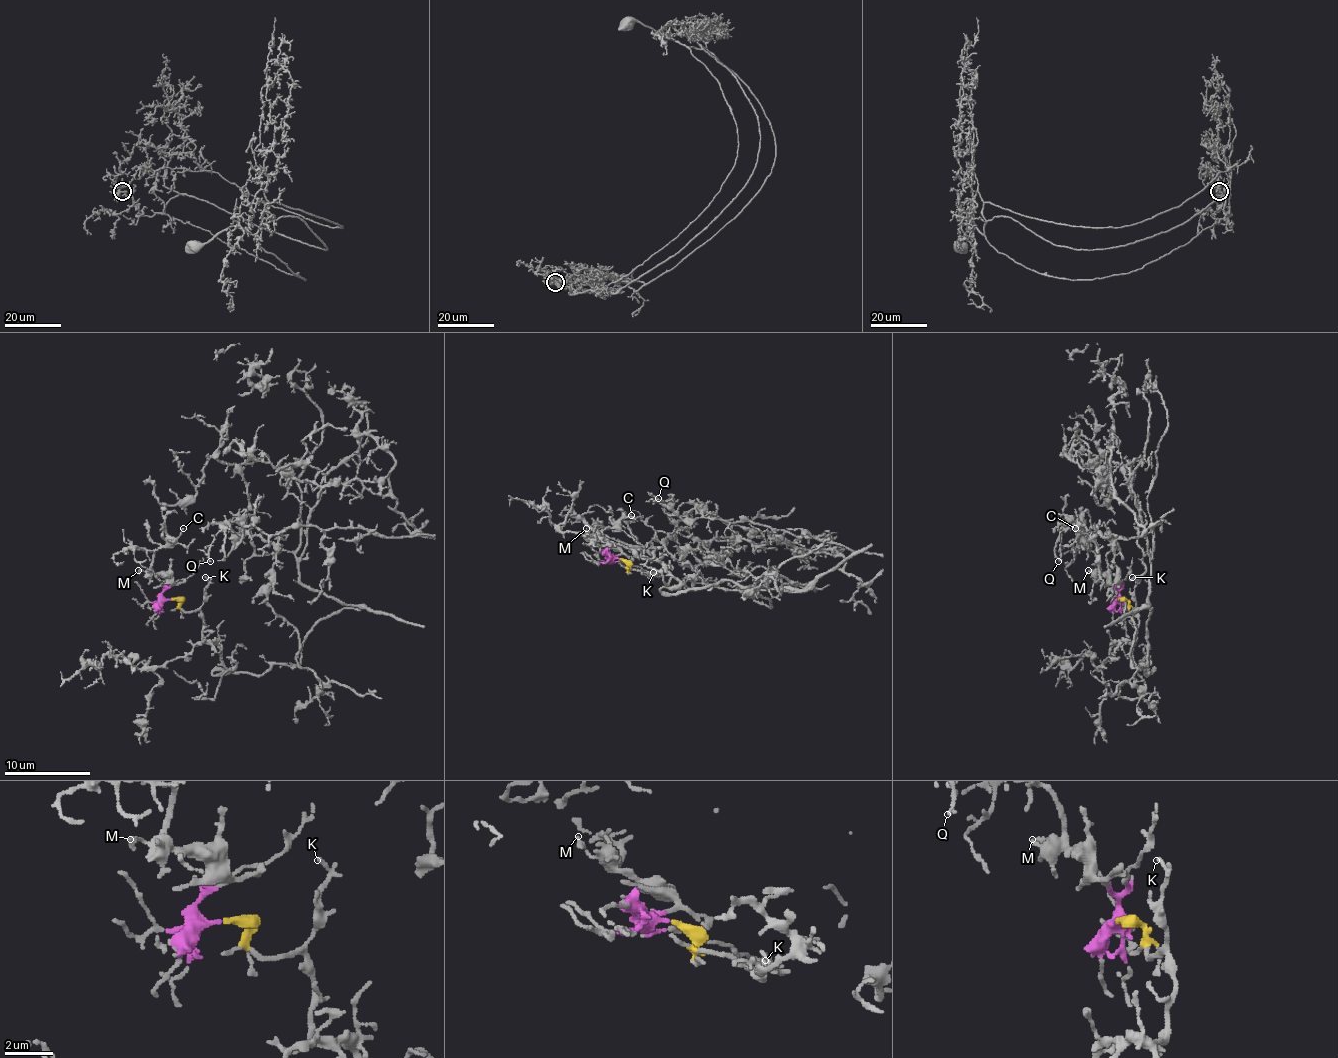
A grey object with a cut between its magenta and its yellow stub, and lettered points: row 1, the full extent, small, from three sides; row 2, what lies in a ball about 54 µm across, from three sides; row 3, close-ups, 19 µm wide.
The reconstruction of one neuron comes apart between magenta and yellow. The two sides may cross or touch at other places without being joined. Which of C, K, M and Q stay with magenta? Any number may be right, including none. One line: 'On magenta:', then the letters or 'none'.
On magenta: C, M

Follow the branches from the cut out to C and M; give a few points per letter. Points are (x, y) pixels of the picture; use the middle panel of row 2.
C: (619, 558), (610, 558), (615, 551), (600, 536), (632, 515)
M: (619, 558), (610, 558), (615, 551), (598, 540), (587, 528)

